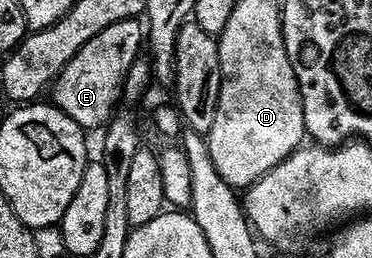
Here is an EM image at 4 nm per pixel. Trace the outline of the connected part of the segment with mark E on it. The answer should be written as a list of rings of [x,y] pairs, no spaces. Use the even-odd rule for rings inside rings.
[[[139,19],[115,21],[92,36],[70,58],[50,86],[51,101],[63,114],[70,116],[81,129],[101,127],[110,117],[116,100],[119,101],[123,82],[130,64],[144,44],[144,28]]]

